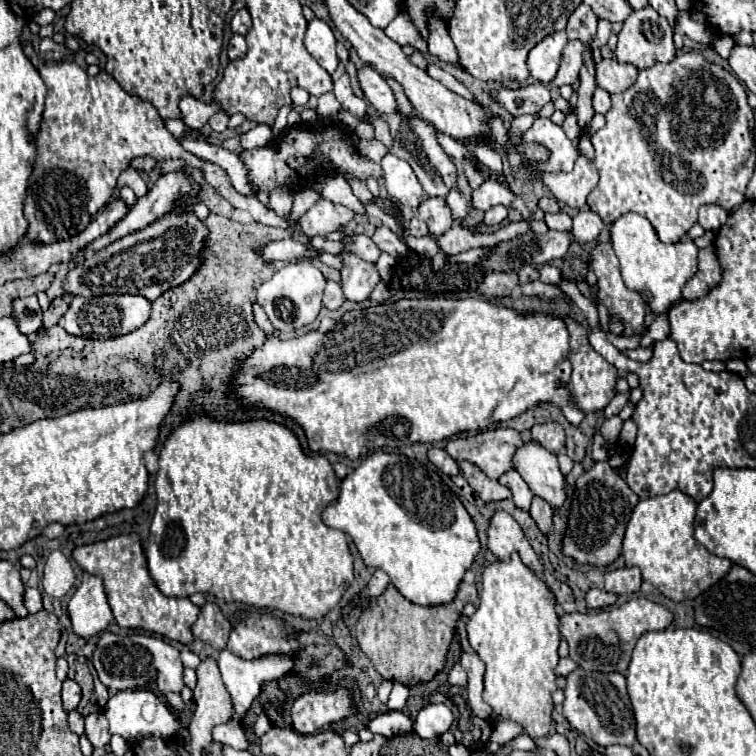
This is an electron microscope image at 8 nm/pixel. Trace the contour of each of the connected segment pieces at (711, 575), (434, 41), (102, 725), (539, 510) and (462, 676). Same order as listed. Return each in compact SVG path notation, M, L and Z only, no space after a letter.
M672 491L668 495L638 501L626 525L622 543L626 567L640 567L642 579L652 583L664 597L672 601L696 599L704 589L720 581L732 565L728 559L708 553L706 547L692 537L694 513L694 499L682 491Z
M432 19L428 23L428 29L430 29L430 37L428 37L428 47L432 51L434 57L438 57L440 61L444 63L450 63L454 67L460 67L460 57L456 53L456 47L454 43L450 41L450 35L444 27L444 21L438 21L438 19Z
M90 713L86 717L86 737L94 747L104 747L110 743L110 731L108 731L108 719L102 713Z
M536 497L532 499L532 505L530 505L530 515L532 519L538 523L540 531L542 533L548 533L552 529L552 515L554 515L554 509L552 505L548 505L542 497Z
M456 663L456 665L452 667L452 671L450 671L450 675L448 675L448 681L450 681L450 685L460 685L460 687L466 685L466 671L462 669L460 663Z

